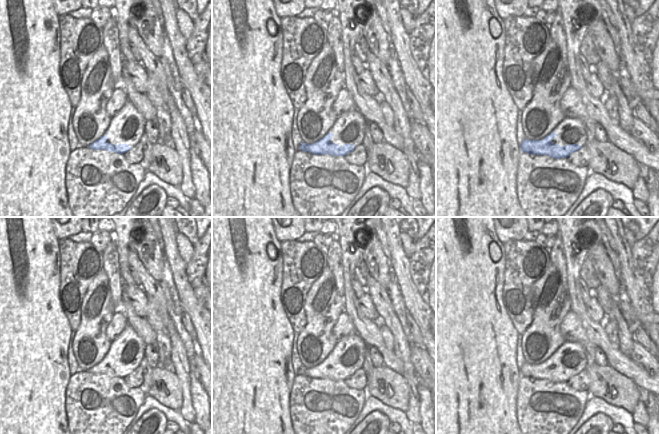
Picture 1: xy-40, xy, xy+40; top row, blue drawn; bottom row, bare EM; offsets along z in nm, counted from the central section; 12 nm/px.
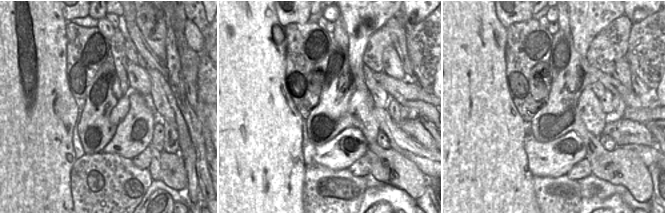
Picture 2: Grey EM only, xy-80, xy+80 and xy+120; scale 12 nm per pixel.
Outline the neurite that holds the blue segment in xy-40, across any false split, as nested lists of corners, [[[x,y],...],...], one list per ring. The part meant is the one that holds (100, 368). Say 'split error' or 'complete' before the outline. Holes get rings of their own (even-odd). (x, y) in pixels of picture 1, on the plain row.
complete; [[[105,357],[104,360],[101,360],[98,364],[90,368],[88,371],[94,374],[108,374],[110,376],[116,376],[118,378],[124,378],[132,373],[132,371],[127,368],[113,369],[111,367],[107,367],[107,363],[107,357]]]

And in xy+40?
complete; [[[553,355],[541,364],[528,364],[524,363],[521,367],[521,376],[526,376],[528,378],[534,379],[547,379],[552,382],[568,382],[570,378],[578,375],[581,371],[578,368],[567,368],[565,370],[560,370],[554,368],[551,365],[558,358],[554,358]]]

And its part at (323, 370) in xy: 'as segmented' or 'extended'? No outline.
as segmented

